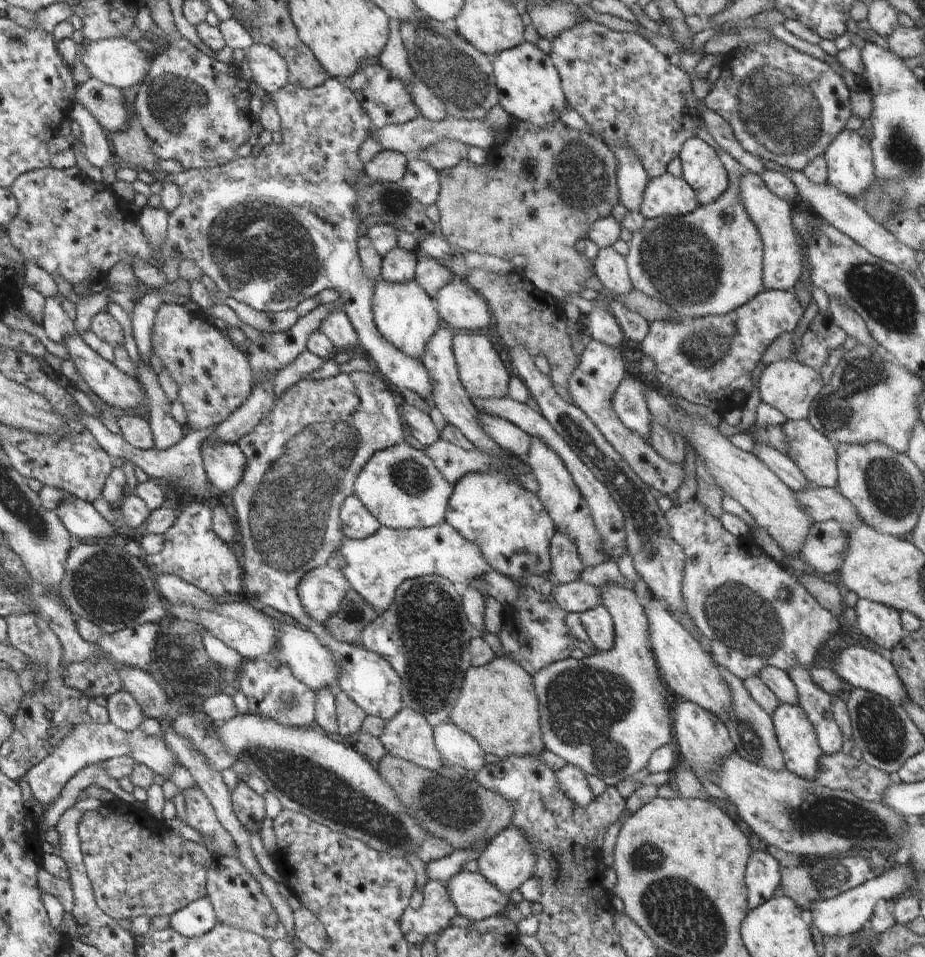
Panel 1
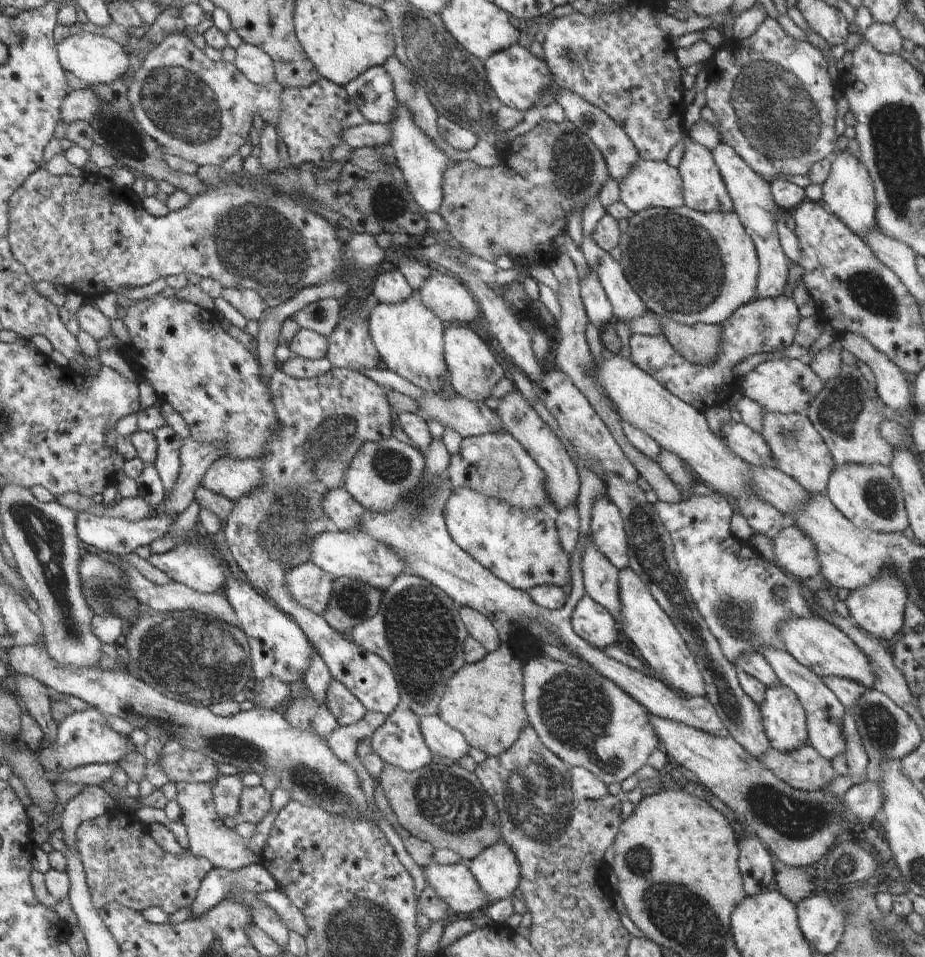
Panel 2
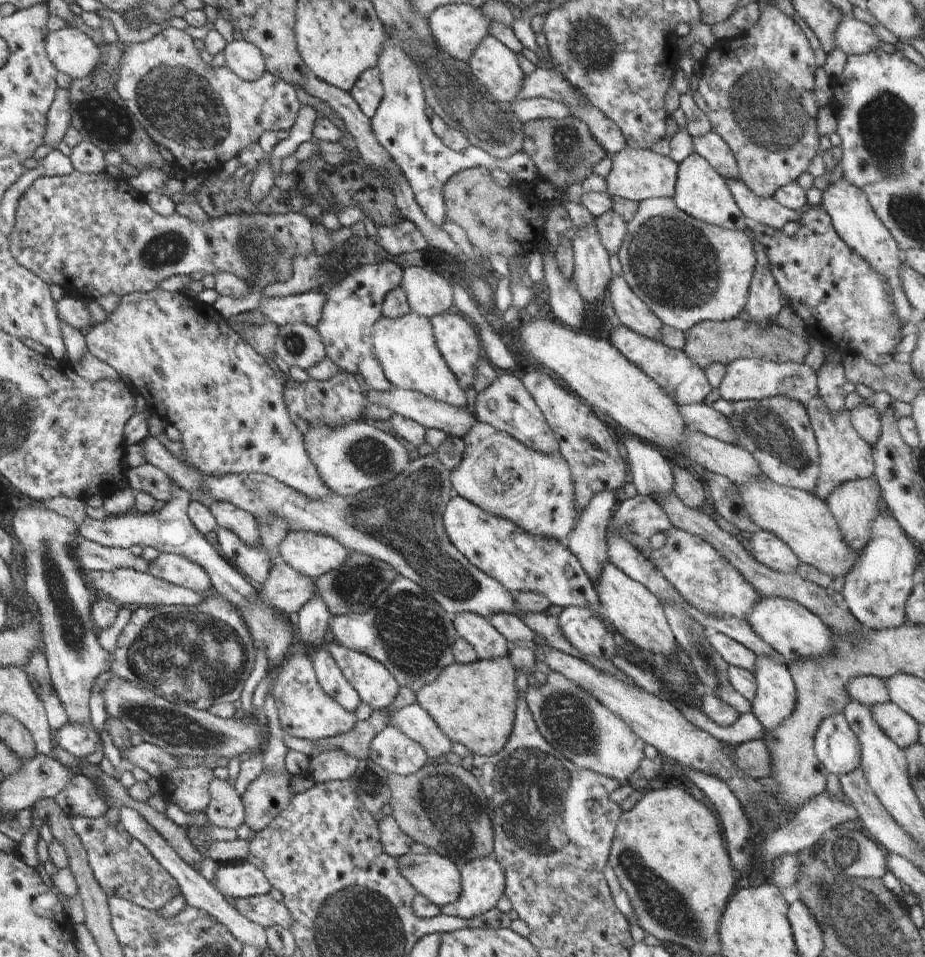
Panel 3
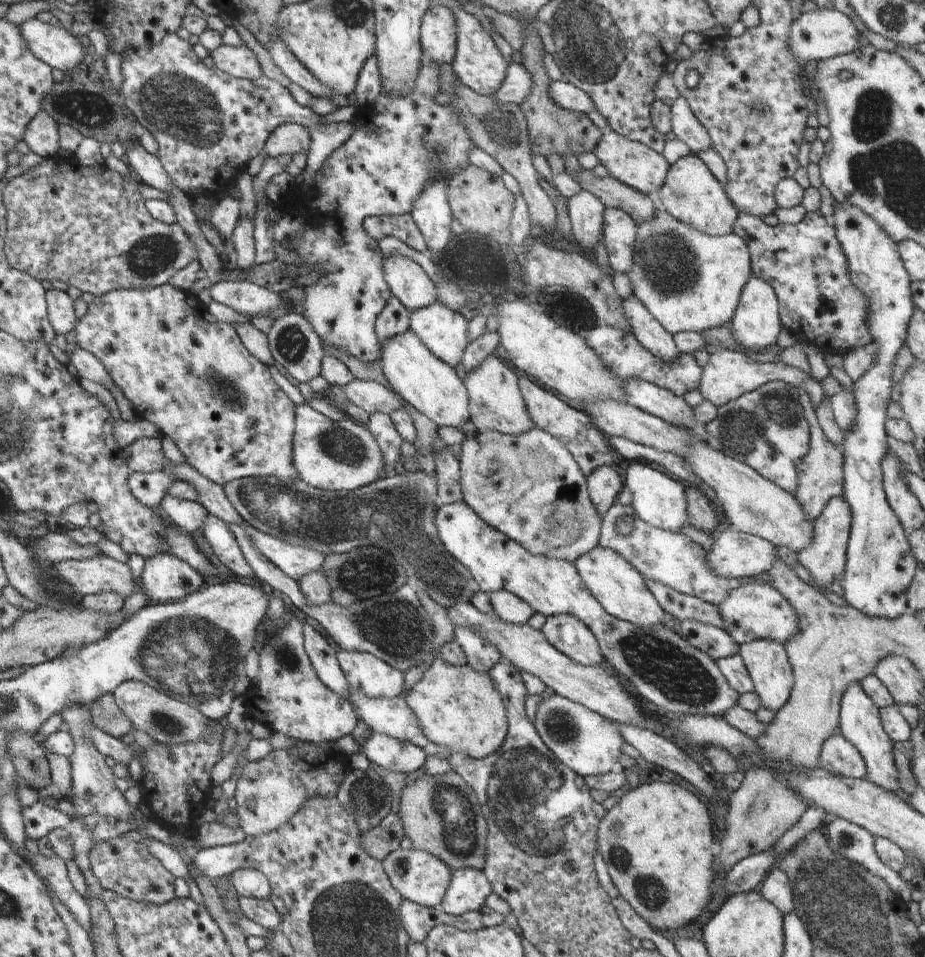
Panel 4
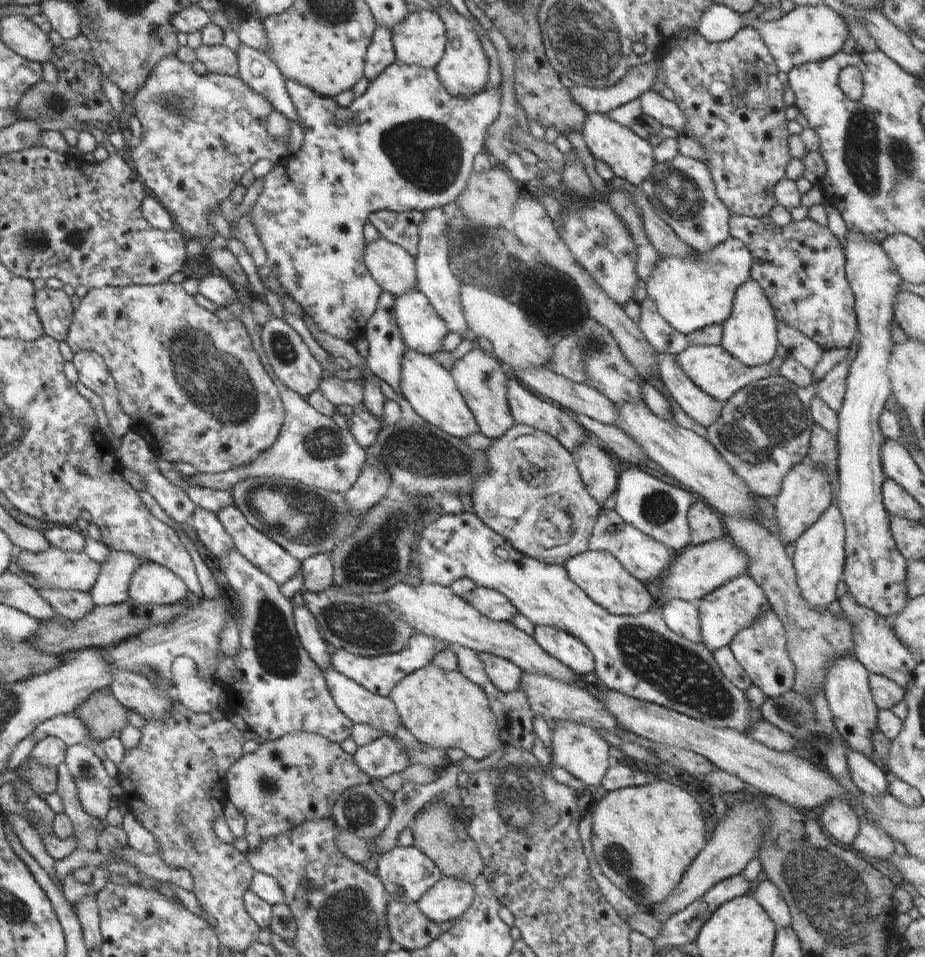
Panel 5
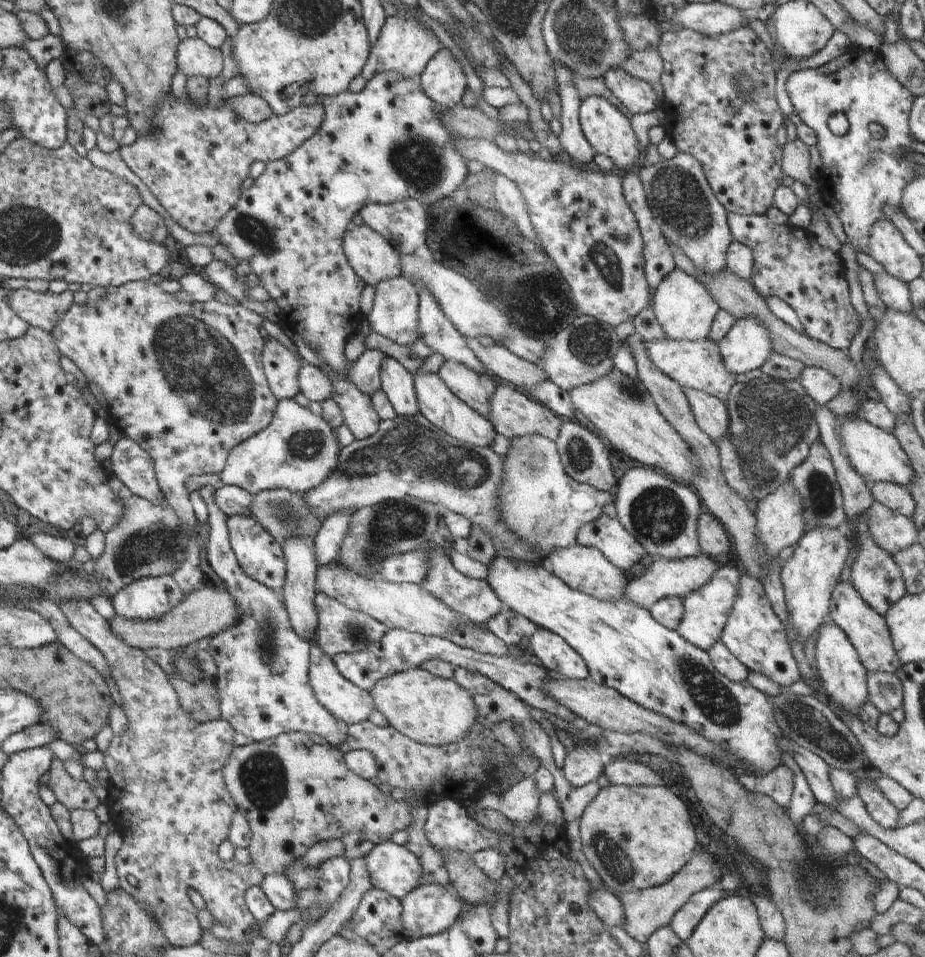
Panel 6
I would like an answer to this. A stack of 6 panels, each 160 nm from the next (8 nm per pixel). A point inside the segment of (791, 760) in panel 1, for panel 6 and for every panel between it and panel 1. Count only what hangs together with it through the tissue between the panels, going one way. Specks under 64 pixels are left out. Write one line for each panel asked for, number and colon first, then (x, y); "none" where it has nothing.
2: (783, 717)
3: (775, 700)
4: (766, 661)
5: (760, 648)
6: (754, 635)

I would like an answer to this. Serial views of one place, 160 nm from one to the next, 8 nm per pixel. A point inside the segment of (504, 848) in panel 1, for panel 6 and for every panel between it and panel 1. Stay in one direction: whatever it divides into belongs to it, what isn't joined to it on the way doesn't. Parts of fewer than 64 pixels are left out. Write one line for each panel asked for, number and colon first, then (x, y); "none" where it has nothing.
2: (496, 869)
3: (482, 880)
4: (469, 888)
5: (449, 898)
6: (429, 909)

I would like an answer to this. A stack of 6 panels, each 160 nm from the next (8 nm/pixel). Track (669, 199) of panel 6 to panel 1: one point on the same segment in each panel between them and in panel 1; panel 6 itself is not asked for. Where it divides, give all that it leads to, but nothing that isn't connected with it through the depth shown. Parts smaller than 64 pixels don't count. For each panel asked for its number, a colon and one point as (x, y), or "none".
1: (703, 170)
2: (704, 190)
3: (700, 191)
4: (691, 193)
5: (682, 191)

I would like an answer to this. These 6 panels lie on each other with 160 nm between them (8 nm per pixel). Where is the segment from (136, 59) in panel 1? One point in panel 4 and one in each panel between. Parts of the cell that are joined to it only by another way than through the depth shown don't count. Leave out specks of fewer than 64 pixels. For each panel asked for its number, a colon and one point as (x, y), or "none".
2: (95, 59)
3: (72, 51)
4: (61, 49)

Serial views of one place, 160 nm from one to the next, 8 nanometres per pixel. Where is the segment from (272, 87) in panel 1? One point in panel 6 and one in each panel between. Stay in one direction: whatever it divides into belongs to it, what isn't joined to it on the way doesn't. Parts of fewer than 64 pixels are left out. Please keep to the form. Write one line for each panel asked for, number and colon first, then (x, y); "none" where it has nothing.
2: (254, 63)
3: (241, 57)
4: (240, 62)
5: (220, 59)
6: (194, 58)

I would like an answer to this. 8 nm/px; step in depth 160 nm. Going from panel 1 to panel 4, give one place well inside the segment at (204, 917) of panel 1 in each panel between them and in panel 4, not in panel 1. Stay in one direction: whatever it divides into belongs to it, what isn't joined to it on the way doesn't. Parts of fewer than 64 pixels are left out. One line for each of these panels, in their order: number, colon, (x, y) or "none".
2: (218, 882)
3: (237, 879)
4: (246, 883)

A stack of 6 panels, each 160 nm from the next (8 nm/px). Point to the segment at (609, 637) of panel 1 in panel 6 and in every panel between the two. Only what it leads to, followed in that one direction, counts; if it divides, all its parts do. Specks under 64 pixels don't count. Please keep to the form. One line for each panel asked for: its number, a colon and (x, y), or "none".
2: (591, 621)
3: (586, 631)
4: (567, 633)
5: (570, 651)
6: (554, 653)

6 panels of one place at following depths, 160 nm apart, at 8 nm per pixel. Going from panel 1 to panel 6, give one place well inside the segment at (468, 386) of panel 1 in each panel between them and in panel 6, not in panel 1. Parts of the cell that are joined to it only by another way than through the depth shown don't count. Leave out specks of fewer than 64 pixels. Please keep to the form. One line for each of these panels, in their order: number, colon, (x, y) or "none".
2: (473, 370)
3: (460, 347)
4: (444, 331)
5: (422, 329)
6: (394, 314)

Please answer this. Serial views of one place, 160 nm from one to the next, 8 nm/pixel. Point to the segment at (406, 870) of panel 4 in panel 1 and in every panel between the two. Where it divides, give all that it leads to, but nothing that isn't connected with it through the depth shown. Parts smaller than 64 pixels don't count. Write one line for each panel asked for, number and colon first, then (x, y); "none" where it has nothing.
1: (474, 896)
2: (455, 884)
3: (437, 878)

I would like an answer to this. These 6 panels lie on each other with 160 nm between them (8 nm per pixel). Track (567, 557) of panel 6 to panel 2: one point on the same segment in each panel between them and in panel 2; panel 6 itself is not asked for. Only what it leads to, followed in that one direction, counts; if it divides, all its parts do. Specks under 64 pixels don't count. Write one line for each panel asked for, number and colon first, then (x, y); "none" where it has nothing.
2: (642, 619)
3: (638, 615)
4: (621, 590)
5: (599, 574)

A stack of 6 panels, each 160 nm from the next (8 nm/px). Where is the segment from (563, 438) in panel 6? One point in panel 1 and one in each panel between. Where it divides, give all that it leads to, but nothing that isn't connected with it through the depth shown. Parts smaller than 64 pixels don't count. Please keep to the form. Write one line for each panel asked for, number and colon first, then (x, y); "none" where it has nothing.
1: (606, 713)
2: (601, 578)
3: (587, 542)
4: (604, 485)
5: (595, 467)

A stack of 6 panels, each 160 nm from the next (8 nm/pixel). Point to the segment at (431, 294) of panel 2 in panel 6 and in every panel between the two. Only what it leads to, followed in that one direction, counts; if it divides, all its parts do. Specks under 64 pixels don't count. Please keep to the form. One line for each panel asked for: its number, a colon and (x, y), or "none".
3: (429, 293)
4: (408, 282)
5: (393, 268)
6: (371, 257)

